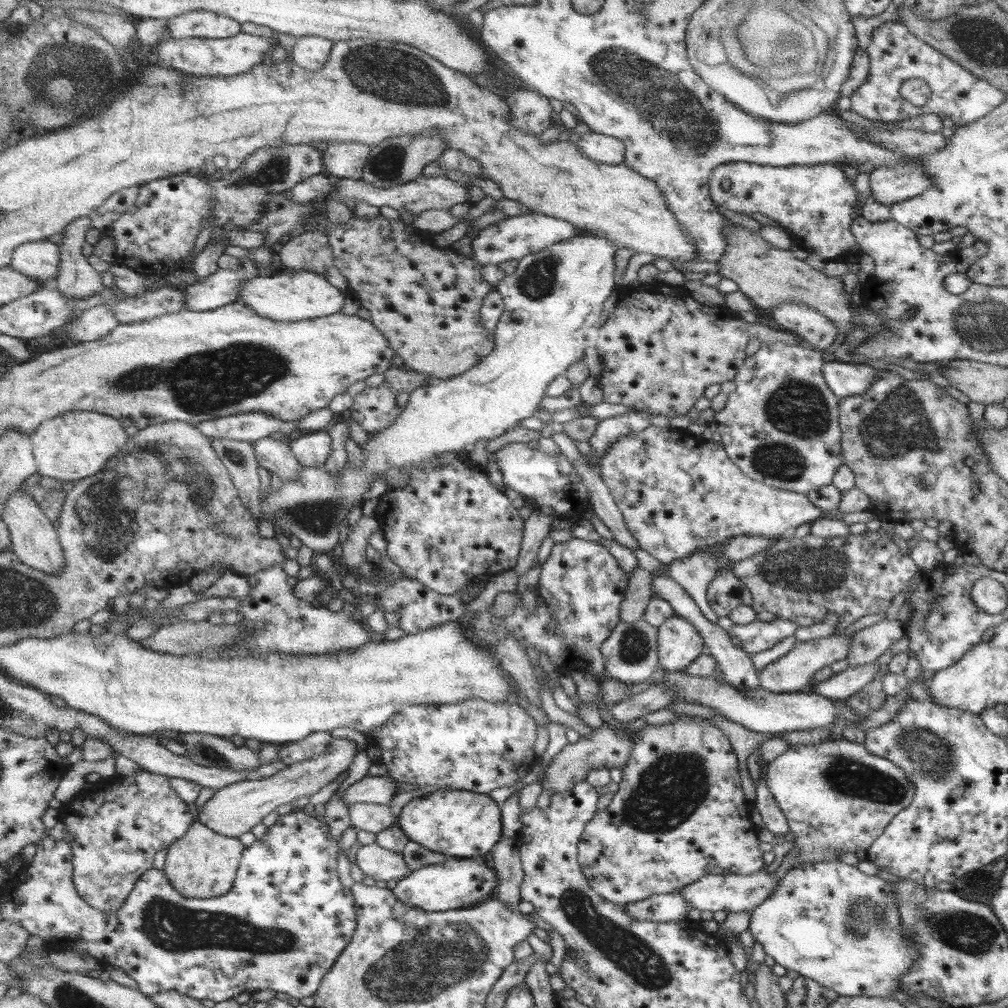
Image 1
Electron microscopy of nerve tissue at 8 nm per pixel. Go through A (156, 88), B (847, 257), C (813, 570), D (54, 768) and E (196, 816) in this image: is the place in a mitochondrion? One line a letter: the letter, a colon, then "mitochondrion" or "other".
A: mitochondrion
B: other
C: mitochondrion
D: other
E: other

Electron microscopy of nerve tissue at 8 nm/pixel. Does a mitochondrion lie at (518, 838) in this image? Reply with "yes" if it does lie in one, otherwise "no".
no

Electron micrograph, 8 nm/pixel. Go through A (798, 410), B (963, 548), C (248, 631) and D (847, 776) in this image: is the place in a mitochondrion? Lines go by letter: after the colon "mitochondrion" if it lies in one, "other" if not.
A: mitochondrion
B: other
C: other
D: mitochondrion

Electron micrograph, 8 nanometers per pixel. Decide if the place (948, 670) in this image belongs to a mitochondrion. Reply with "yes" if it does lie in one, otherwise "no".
no

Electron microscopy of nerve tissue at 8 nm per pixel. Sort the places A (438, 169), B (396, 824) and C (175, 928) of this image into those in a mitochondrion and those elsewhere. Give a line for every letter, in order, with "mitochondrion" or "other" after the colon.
A: other
B: other
C: mitochondrion

